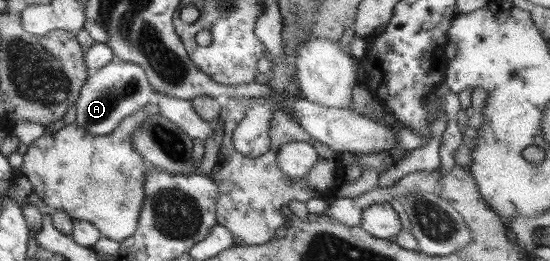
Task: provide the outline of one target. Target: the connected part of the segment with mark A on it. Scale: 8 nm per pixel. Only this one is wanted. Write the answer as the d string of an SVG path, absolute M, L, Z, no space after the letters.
M113 56L113 59L110 59L103 67L87 76L85 83L81 86L74 103L76 109L74 122L91 135L107 135L124 117L149 104L149 99L153 94L154 91L143 69Z

